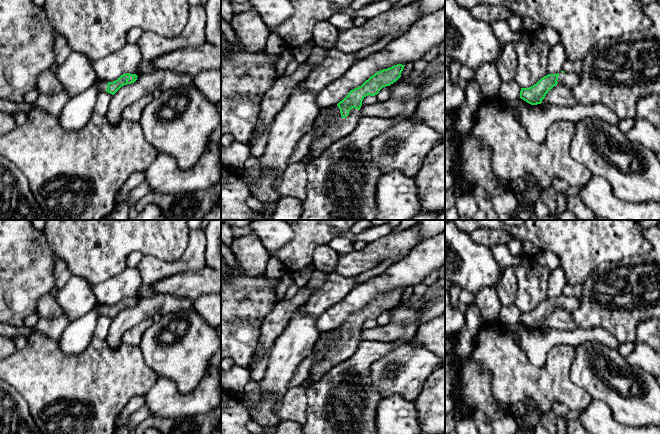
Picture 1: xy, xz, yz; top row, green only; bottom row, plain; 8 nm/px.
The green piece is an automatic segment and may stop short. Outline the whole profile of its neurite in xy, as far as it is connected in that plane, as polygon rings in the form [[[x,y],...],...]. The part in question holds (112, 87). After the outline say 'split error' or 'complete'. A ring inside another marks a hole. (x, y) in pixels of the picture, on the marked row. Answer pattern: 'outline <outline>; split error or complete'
outline [[[126,73],[113,82],[100,81],[97,86],[99,92],[108,92],[114,95],[122,86],[134,83],[137,80],[137,77],[136,74]]]; split error

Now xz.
outline [[[397,64],[390,68],[383,69],[372,75],[361,86],[351,90],[348,95],[340,101],[337,106],[340,109],[341,119],[329,118],[323,115],[323,109],[314,122],[314,126],[321,125],[329,120],[326,131],[318,136],[310,145],[309,154],[311,160],[319,157],[334,141],[351,133],[360,118],[359,110],[363,99],[370,95],[375,96],[386,86],[390,86],[400,77],[405,65]]]; split error

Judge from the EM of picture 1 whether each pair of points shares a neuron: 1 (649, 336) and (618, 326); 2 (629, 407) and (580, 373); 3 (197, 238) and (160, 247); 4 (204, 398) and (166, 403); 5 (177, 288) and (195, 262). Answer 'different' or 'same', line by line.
1: different
2: same
3: different
4: same
5: different

